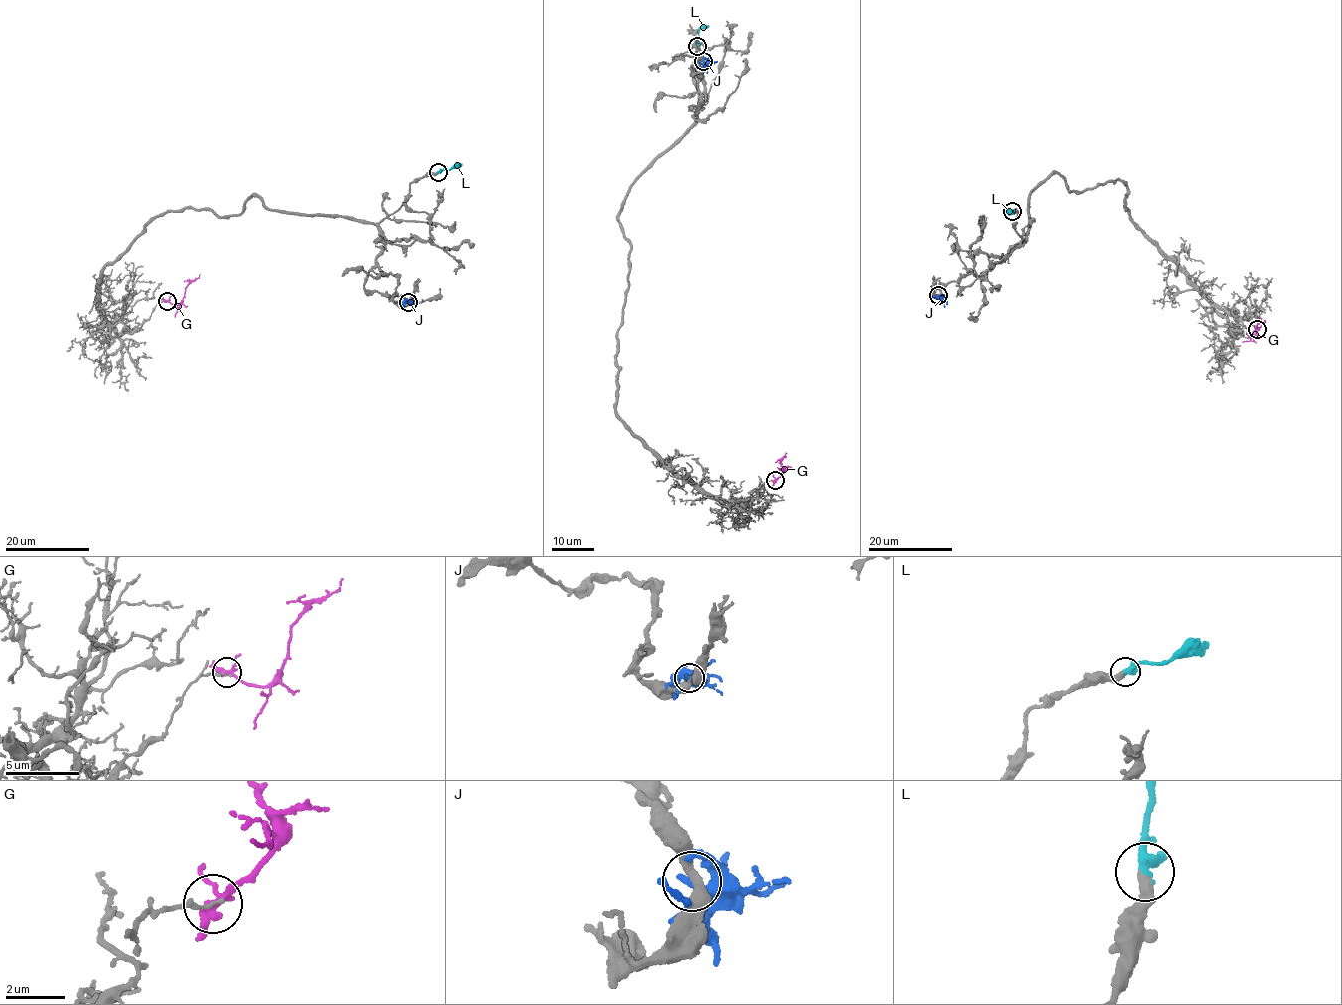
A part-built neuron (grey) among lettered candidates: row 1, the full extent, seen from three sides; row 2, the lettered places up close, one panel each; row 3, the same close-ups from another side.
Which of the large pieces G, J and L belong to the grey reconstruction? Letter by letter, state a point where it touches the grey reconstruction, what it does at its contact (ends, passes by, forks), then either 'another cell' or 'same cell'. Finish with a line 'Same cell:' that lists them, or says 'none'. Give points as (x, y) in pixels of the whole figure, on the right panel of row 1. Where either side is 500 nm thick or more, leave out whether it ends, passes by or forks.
G: (1257, 329) | it forks | another cell
J: (938, 295) | it ends | another cell
L: (1012, 211) | it ends | same cell
Same cell: L

